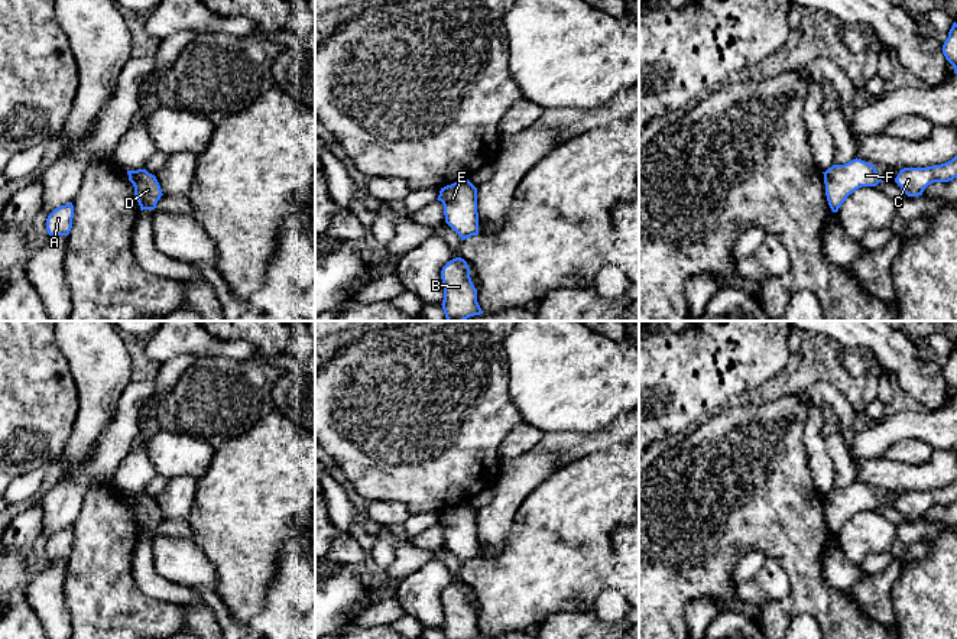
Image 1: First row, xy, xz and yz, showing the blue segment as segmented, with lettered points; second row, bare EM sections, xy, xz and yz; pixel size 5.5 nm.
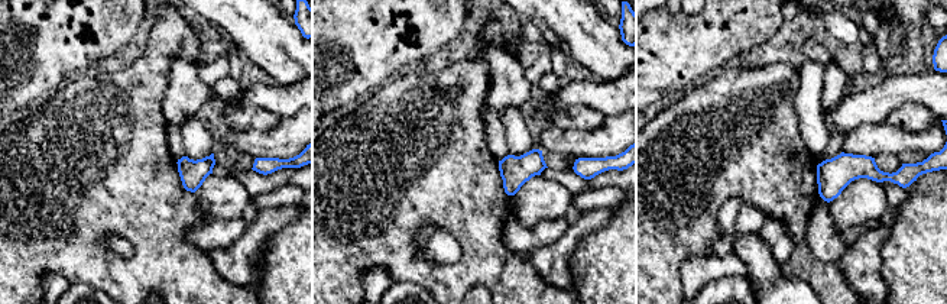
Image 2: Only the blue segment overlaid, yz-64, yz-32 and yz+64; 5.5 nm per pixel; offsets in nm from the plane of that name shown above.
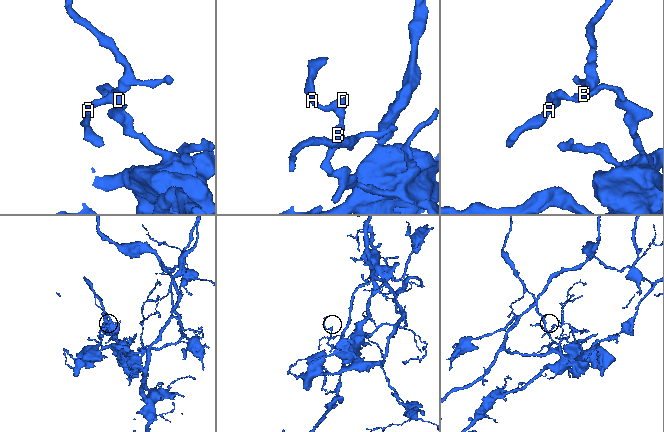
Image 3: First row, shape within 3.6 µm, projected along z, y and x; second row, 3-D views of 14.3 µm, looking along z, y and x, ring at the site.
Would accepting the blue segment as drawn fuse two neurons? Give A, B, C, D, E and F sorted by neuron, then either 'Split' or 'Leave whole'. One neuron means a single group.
Groups: A B C D E F. Leave whole

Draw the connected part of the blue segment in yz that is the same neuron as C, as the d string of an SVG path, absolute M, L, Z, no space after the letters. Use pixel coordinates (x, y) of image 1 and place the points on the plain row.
M957 480L951 484L927 490L904 492L893 503L908 520L922 519L924 513L934 506L948 506L957 502Z

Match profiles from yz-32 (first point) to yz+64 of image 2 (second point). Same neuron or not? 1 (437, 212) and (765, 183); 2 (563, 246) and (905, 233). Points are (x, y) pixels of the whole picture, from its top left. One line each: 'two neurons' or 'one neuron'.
1: one neuron
2: two neurons

